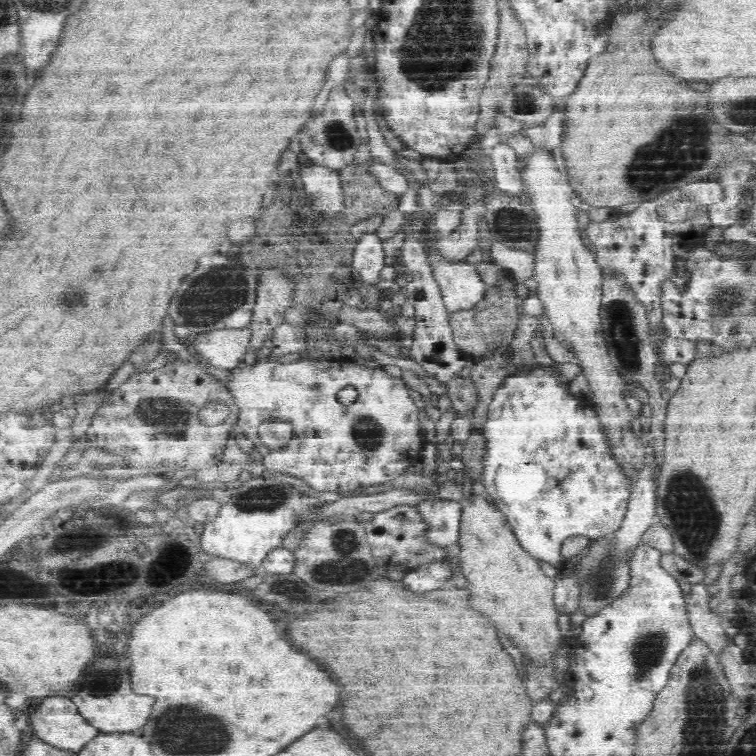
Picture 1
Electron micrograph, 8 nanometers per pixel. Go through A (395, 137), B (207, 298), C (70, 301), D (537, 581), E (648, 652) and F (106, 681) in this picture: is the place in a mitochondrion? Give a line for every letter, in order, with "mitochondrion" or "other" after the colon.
A: other
B: mitochondrion
C: other
D: other
E: mitochondrion
F: mitochondrion

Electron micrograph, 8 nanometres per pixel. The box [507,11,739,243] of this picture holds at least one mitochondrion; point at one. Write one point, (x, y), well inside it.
(683, 147)

